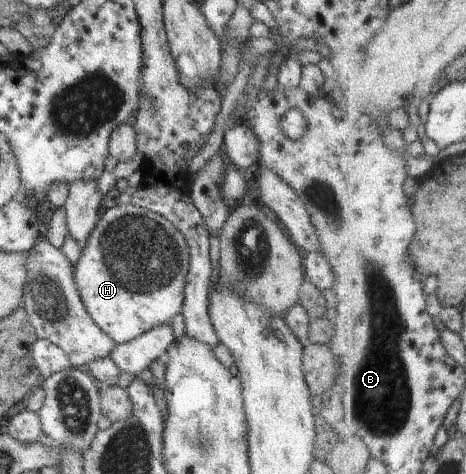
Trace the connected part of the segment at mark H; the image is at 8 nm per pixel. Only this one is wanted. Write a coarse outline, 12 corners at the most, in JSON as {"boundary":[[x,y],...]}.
{"boundary":[[114,200],[72,266],[122,344],[183,311],[189,248]]}

